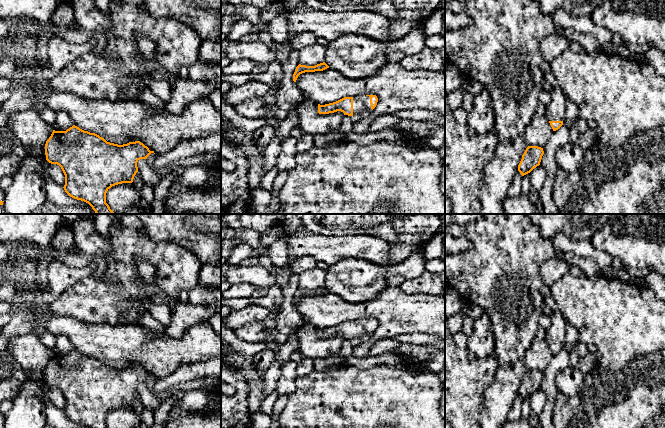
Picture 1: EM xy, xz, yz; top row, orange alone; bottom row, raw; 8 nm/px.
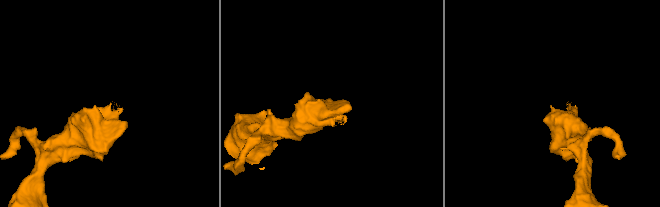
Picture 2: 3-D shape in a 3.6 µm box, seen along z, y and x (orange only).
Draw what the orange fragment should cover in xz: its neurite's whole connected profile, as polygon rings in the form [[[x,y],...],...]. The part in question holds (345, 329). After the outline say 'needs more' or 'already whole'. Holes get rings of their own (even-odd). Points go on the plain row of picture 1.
[[[360,319],[355,321],[344,321],[336,326],[320,329],[318,328],[319,338],[329,338],[341,335],[344,339],[353,340],[360,338],[366,333],[374,333],[377,329],[376,319]]]; needs more

